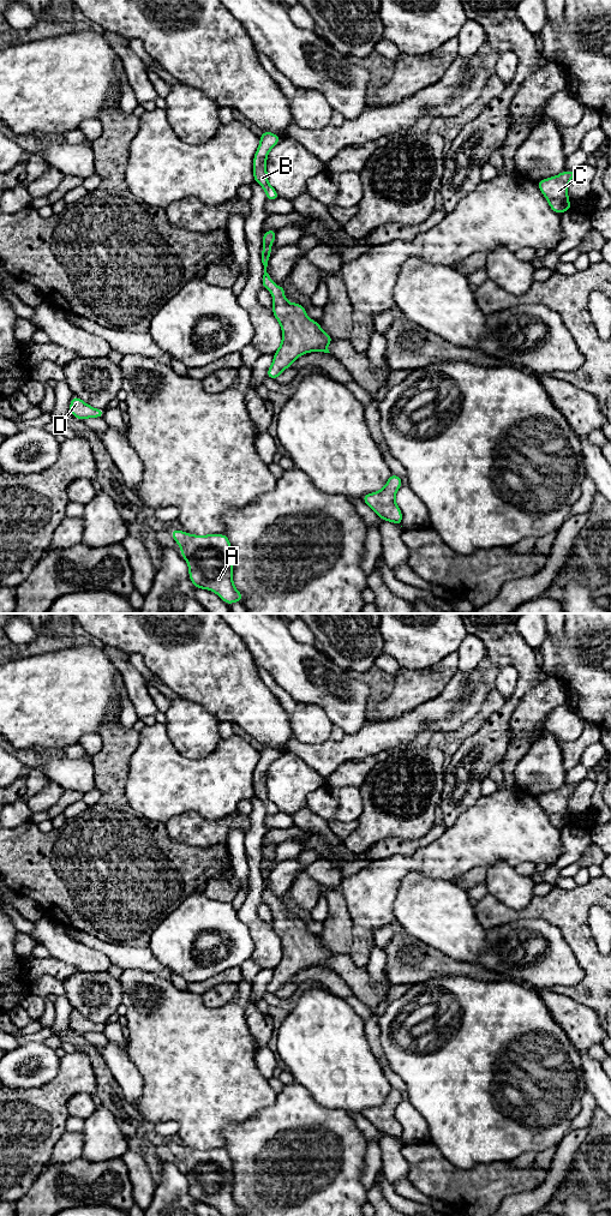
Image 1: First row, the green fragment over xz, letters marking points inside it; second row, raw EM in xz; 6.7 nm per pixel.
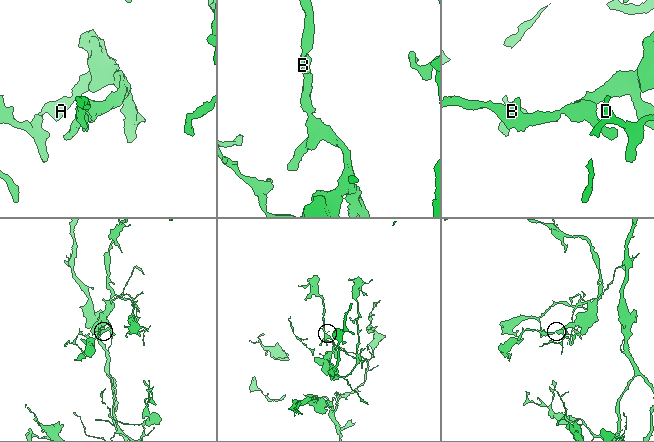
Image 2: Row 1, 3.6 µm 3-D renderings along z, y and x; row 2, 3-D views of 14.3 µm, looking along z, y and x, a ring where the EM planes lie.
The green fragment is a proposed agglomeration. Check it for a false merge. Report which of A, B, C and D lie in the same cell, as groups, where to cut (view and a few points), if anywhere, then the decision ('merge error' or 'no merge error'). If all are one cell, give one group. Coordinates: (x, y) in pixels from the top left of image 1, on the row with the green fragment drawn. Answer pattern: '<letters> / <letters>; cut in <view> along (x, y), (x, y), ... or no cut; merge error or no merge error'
A B C D; no cut; no merge error

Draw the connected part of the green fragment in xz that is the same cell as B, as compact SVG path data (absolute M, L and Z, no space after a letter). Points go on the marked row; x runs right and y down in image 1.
M263 131L259 140L259 146L257 148L253 157L253 180L262 186L266 199L272 202L276 200L280 196L268 181L268 172L265 164L268 154L281 140L281 137L272 132Z

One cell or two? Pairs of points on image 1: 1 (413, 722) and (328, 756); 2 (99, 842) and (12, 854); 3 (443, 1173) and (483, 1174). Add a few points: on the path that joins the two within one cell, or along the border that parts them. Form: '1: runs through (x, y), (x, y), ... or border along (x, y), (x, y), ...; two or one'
1: runs through (391, 734), (373, 737), (349, 748); one
2: runs through (77, 848), (39, 849), (34, 854); one
3: runs through (453, 1176), (473, 1176); one

